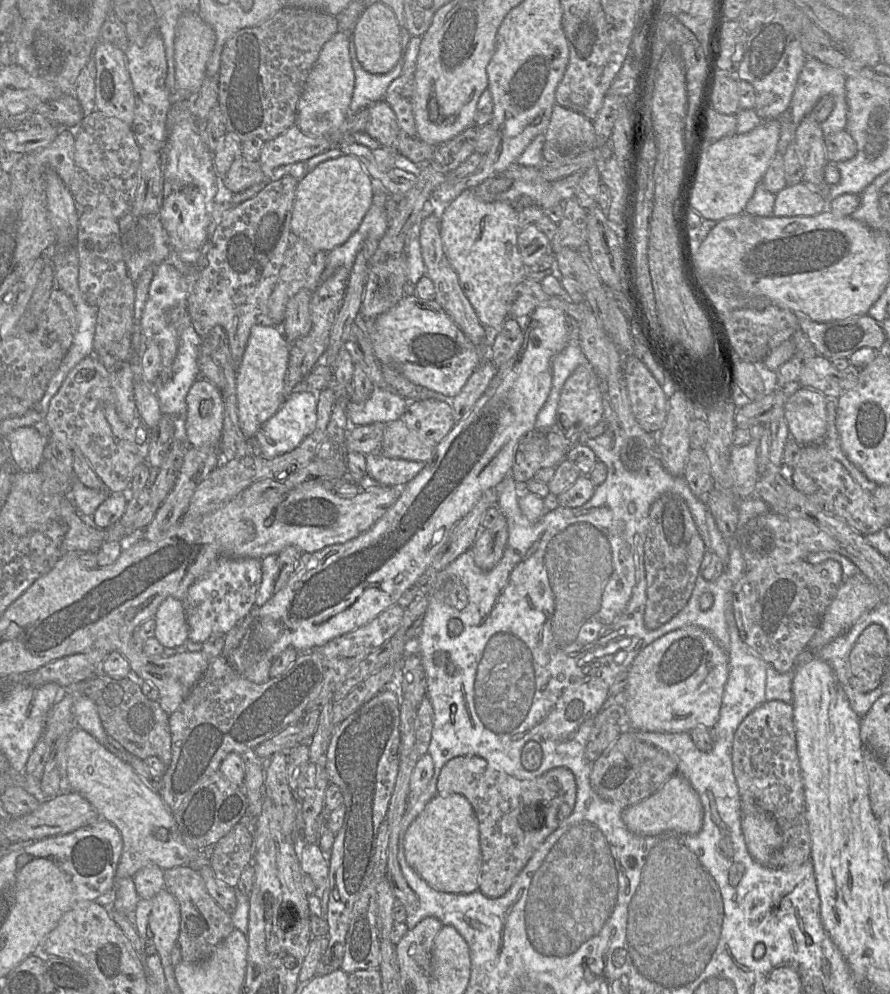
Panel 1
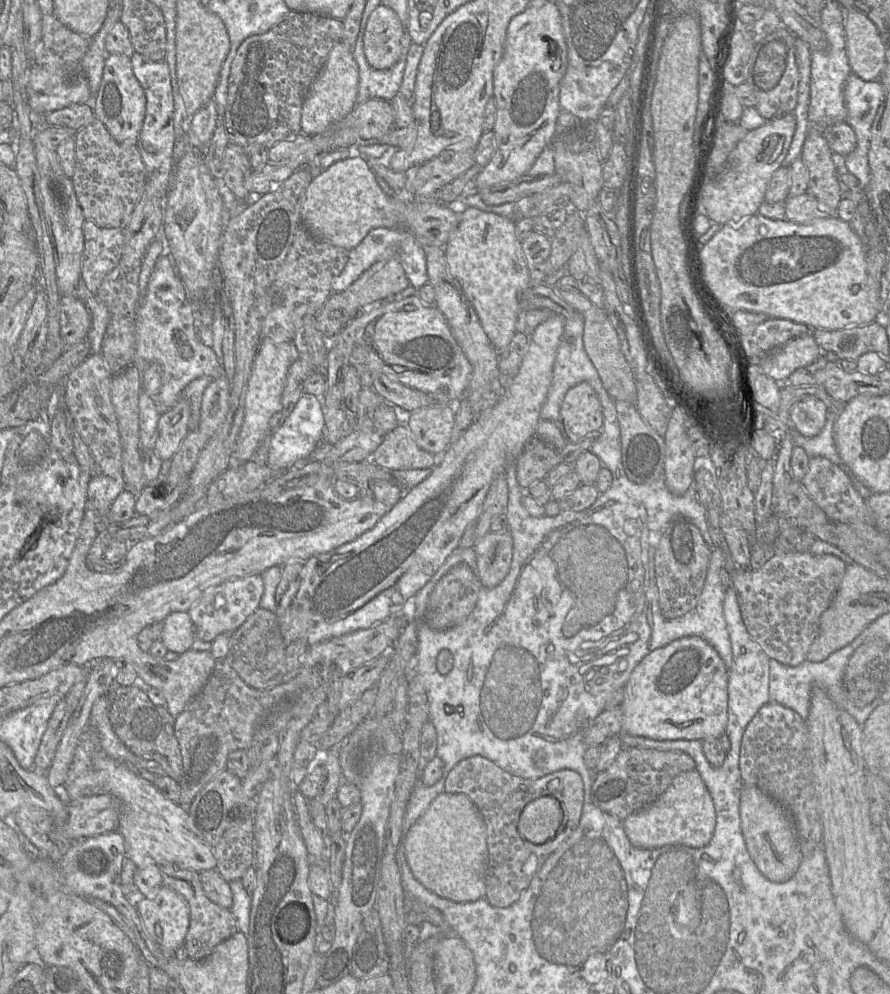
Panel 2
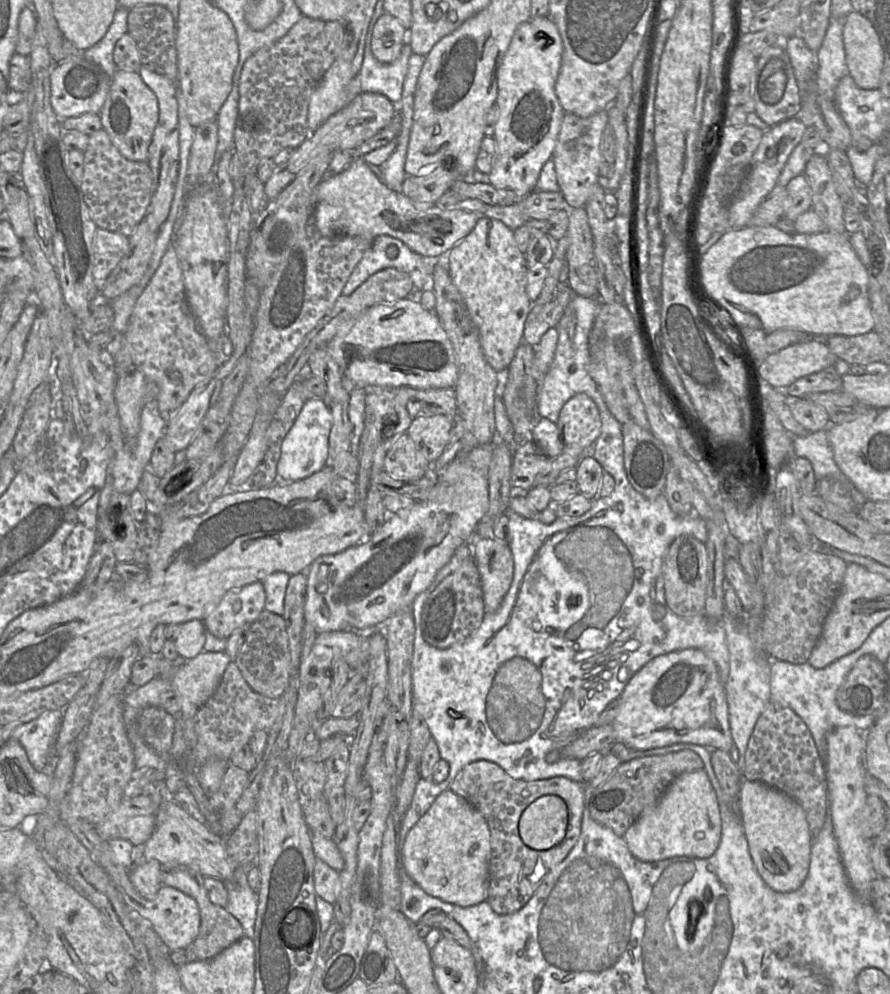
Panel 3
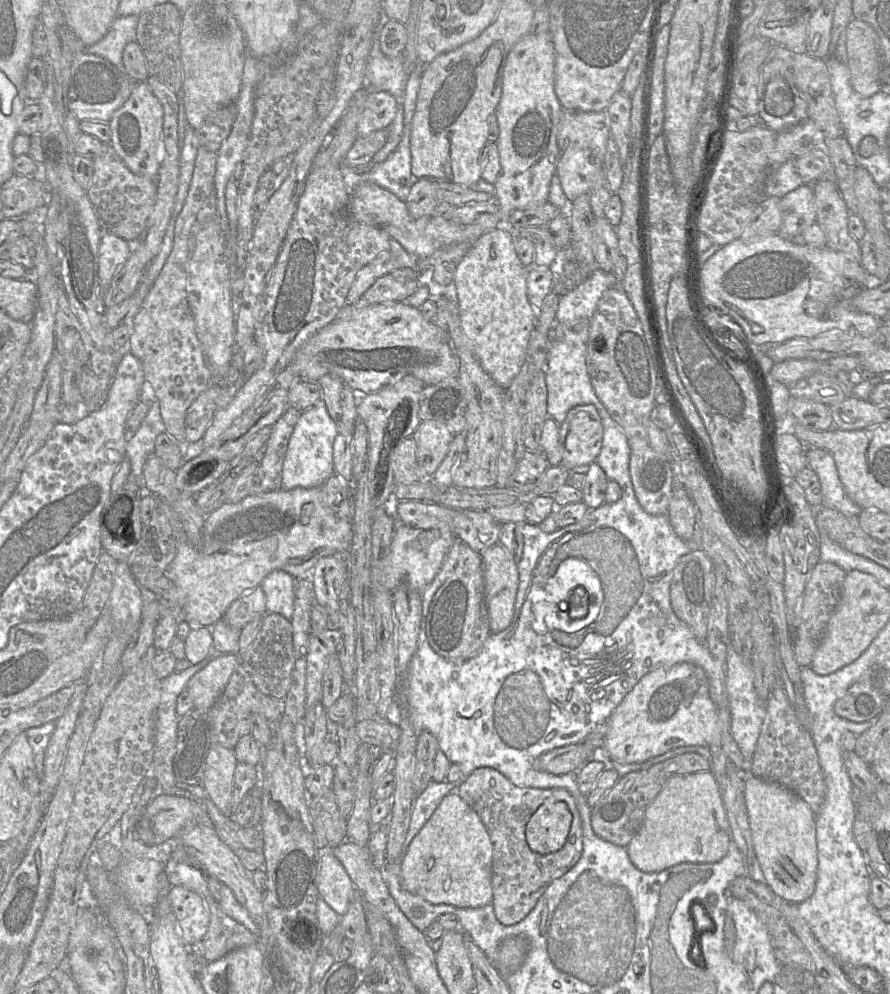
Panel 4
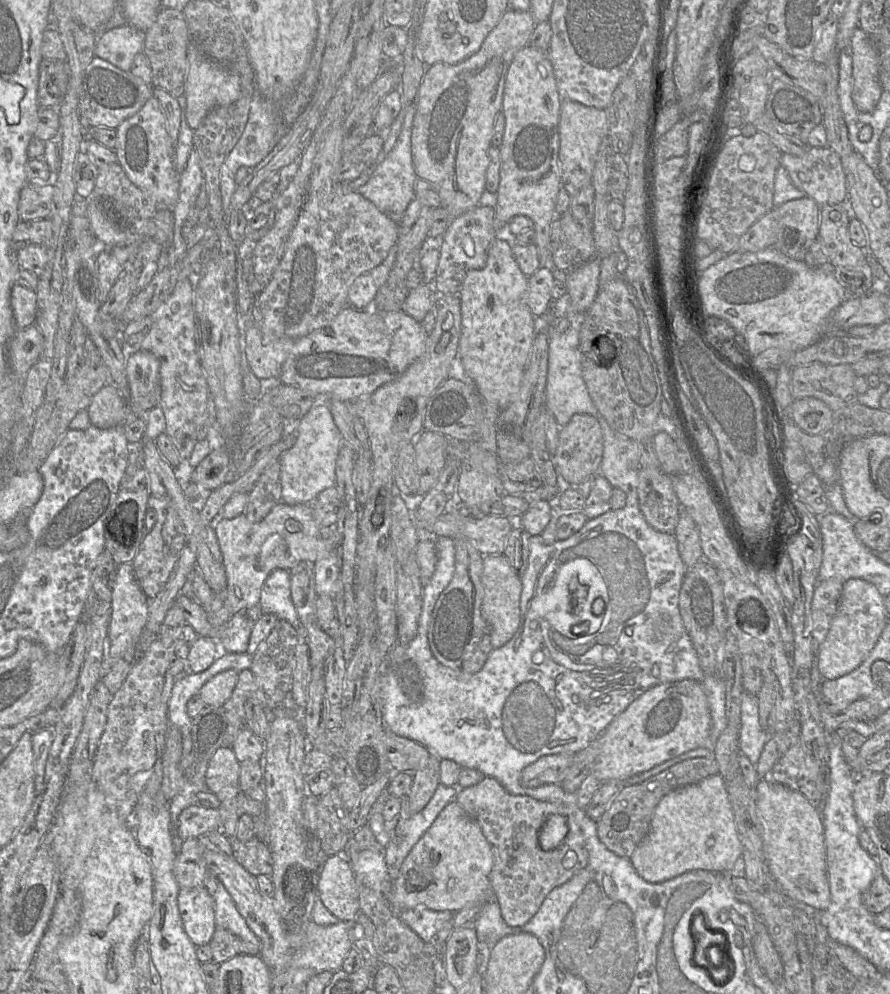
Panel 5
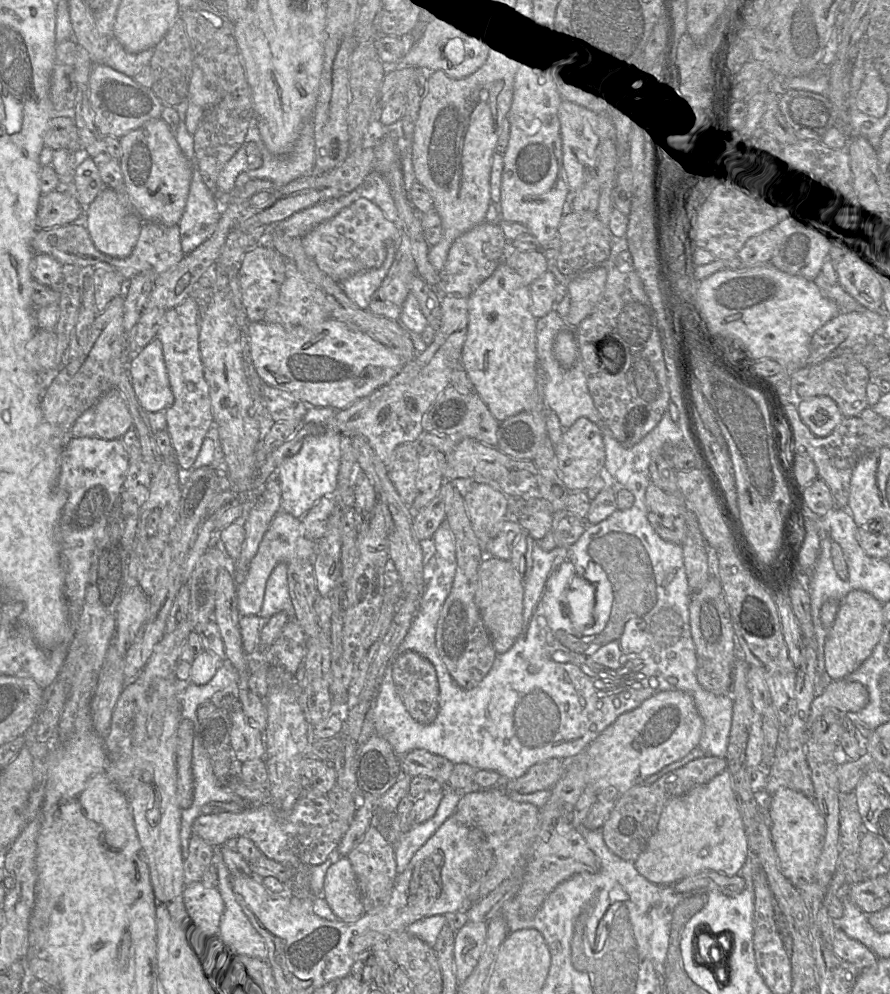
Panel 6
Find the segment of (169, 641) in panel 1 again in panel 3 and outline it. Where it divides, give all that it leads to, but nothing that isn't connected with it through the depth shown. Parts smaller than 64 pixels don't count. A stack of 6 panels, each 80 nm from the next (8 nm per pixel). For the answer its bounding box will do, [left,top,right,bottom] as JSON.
[172,620,206,659]

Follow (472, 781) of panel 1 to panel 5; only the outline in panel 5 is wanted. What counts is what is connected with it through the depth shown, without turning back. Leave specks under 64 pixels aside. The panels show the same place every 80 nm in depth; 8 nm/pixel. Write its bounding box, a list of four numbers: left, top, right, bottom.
[456,776,589,927]

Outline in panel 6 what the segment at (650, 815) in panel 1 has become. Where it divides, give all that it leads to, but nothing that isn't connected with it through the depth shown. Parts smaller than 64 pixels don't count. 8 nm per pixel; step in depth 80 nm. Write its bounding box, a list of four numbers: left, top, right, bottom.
[633,771,749,886]

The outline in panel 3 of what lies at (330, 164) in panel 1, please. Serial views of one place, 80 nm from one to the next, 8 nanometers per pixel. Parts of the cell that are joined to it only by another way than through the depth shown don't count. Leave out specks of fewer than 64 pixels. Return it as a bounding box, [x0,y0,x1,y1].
[313,158,484,257]

